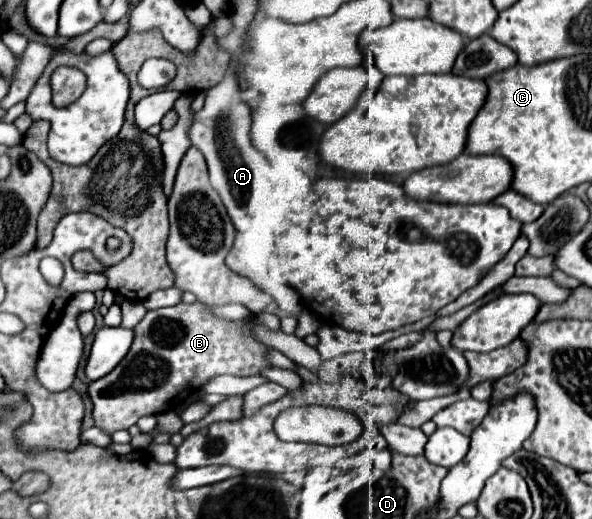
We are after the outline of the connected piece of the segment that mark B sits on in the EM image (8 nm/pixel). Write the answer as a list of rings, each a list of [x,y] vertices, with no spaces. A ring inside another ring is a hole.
[[[201,302],[149,310],[133,334],[133,344],[117,368],[89,384],[93,422],[107,434],[131,428],[141,416],[179,410],[213,376],[257,376],[269,366],[263,344],[237,328],[235,322],[211,316]]]

